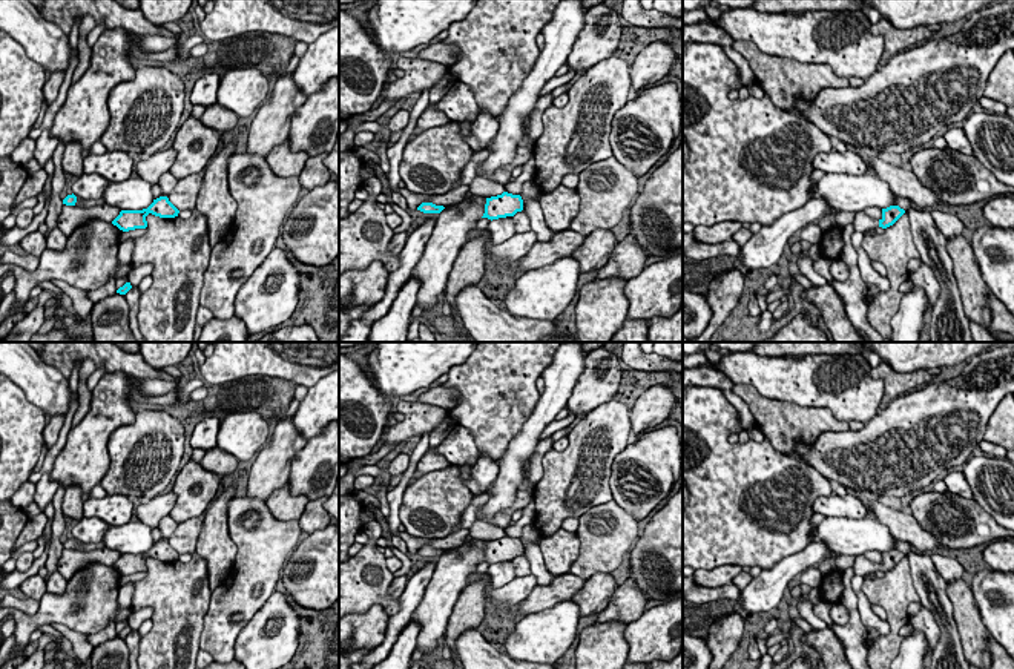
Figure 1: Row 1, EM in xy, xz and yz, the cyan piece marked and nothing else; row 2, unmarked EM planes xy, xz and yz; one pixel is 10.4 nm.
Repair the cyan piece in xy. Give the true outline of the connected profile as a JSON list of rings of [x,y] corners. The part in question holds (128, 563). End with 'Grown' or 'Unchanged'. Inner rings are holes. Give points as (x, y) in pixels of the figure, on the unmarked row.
[[[160,540],[153,543],[153,546],[143,554],[121,554],[120,559],[112,565],[123,575],[146,572],[147,565],[146,560],[152,557],[160,562],[175,562],[179,554],[169,545],[167,540]]]. Unchanged

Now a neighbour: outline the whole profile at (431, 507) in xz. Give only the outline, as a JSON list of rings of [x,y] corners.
[[[457,465],[426,473],[408,485],[399,508],[405,532],[422,539],[445,539],[474,499]]]

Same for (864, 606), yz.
[[[853,575],[851,577],[851,588],[854,594],[858,595],[858,611],[861,615],[861,621],[867,629],[873,628],[876,629],[881,635],[890,634],[890,625],[884,620],[881,620],[871,609],[871,603],[865,597],[865,594],[861,591],[864,583],[862,575]]]

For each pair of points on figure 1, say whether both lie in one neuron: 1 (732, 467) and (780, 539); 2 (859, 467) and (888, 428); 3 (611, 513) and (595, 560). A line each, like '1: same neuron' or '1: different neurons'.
1: same neuron
2: same neuron
3: same neuron

